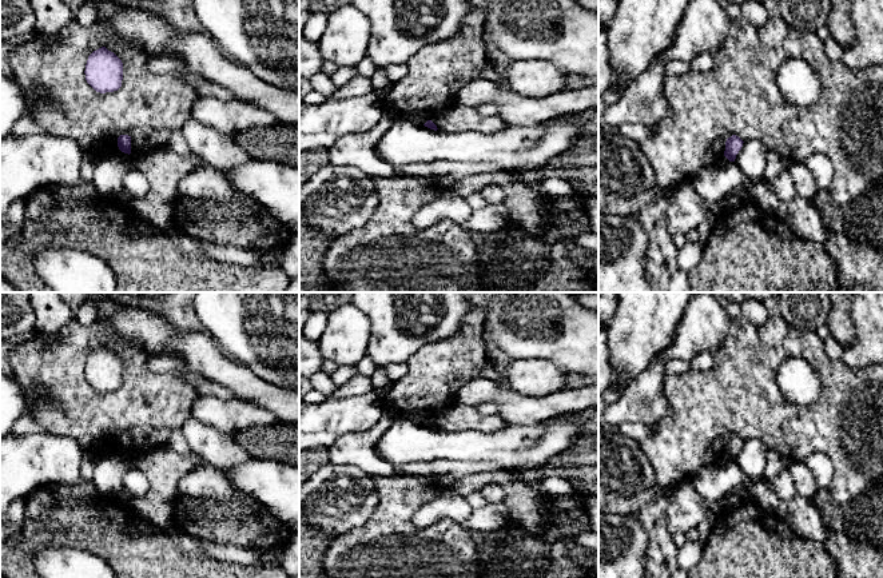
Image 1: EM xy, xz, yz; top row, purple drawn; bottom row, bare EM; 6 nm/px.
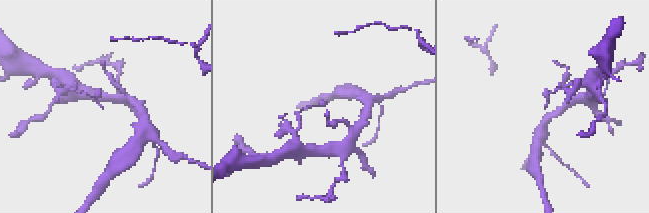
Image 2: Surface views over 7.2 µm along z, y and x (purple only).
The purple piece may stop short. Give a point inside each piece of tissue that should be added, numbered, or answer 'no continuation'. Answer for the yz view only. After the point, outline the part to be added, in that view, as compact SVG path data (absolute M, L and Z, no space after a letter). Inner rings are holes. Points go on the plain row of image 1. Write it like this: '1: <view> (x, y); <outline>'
no continuation

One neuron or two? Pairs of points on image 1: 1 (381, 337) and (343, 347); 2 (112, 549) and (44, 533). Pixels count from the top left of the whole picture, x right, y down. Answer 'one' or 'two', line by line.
1: two
2: one

